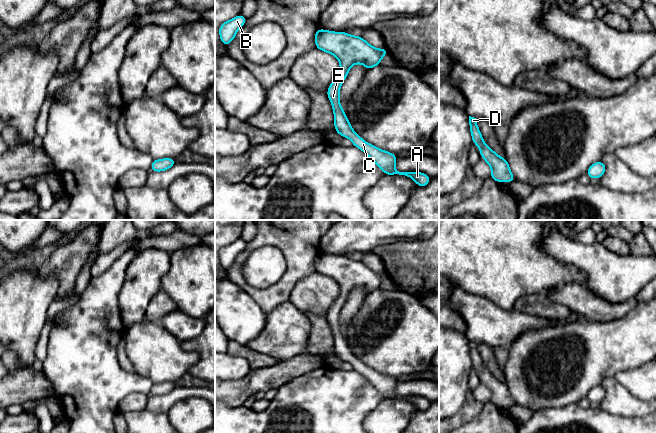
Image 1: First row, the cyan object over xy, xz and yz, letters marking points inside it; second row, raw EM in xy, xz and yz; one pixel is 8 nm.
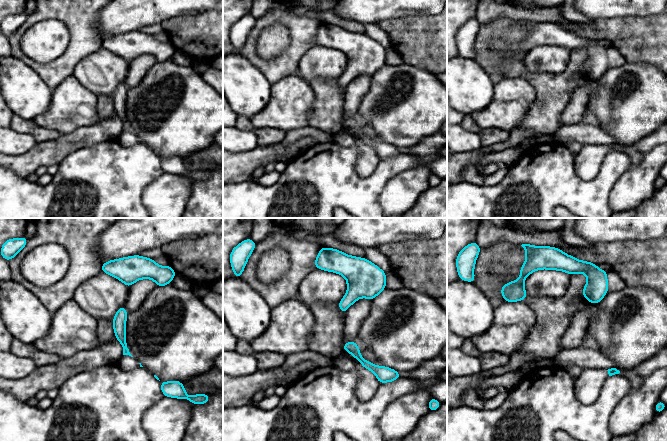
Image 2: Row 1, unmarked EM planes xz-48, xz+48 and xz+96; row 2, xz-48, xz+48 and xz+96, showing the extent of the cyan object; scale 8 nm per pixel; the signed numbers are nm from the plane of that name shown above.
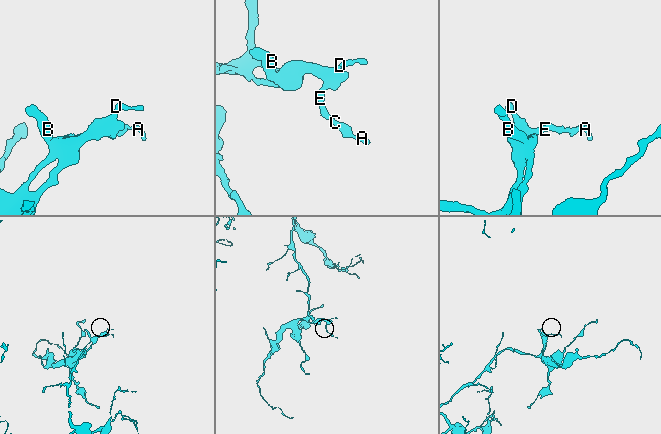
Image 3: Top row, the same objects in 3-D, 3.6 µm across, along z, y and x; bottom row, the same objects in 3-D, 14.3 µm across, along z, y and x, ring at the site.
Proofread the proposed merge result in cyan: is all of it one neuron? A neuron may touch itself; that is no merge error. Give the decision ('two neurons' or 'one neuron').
one neuron

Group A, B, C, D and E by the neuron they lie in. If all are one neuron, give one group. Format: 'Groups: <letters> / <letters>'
Groups: A B C D E

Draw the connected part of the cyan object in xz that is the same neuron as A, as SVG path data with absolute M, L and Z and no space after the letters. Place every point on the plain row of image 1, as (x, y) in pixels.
M318 253L314 261L315 270L326 277L333 278L340 287L340 295L331 306L327 320L332 328L335 355L352 365L353 370L362 374L386 399L405 399L420 410L425 411L430 401L422 396L399 396L395 393L397 379L379 373L367 367L351 351L350 346L341 332L340 311L354 288L363 288L366 295L380 289L381 284L389 275L384 271L377 273L361 260L353 260L346 256L334 256Z

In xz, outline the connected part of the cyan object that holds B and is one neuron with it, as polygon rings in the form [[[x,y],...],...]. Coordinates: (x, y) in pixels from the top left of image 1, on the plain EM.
[[[239,238],[231,244],[228,244],[220,249],[219,259],[220,265],[227,271],[228,268],[235,263],[236,256],[245,249],[246,242]]]

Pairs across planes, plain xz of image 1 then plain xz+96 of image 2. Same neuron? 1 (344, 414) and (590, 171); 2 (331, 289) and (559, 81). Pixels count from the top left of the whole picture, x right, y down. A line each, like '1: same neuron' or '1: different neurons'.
1: different neurons
2: different neurons

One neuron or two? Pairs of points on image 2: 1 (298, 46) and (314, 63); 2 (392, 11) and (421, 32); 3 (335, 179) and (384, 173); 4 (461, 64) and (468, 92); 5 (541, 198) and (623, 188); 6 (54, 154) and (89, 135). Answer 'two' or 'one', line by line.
1: two
2: two
3: one
4: one
5: two
6: one

